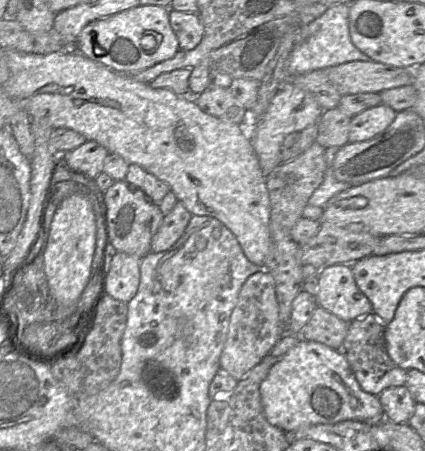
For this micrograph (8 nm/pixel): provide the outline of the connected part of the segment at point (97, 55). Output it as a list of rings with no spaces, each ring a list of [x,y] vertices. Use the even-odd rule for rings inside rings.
[[[139,5],[87,24],[77,36],[78,52],[100,62],[117,73],[136,72],[172,58],[179,50],[179,42],[169,21],[169,7]]]

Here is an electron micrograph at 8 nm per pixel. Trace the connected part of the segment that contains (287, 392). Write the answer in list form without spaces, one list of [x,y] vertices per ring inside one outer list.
[[[301,337],[271,366],[260,384],[260,397],[267,421],[285,433],[345,420],[379,422],[384,419],[378,396],[361,389],[346,358],[338,350]]]

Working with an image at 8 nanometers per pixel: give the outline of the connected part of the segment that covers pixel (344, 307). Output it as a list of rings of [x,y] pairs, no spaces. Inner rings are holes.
[[[338,263],[320,269],[315,295],[318,306],[348,322],[372,313],[372,304],[357,287],[350,265]]]

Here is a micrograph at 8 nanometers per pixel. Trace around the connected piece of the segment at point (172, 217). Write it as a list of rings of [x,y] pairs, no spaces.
[[[177,201],[173,209],[164,215],[163,221],[151,241],[151,252],[167,251],[174,246],[185,232],[192,214]]]

